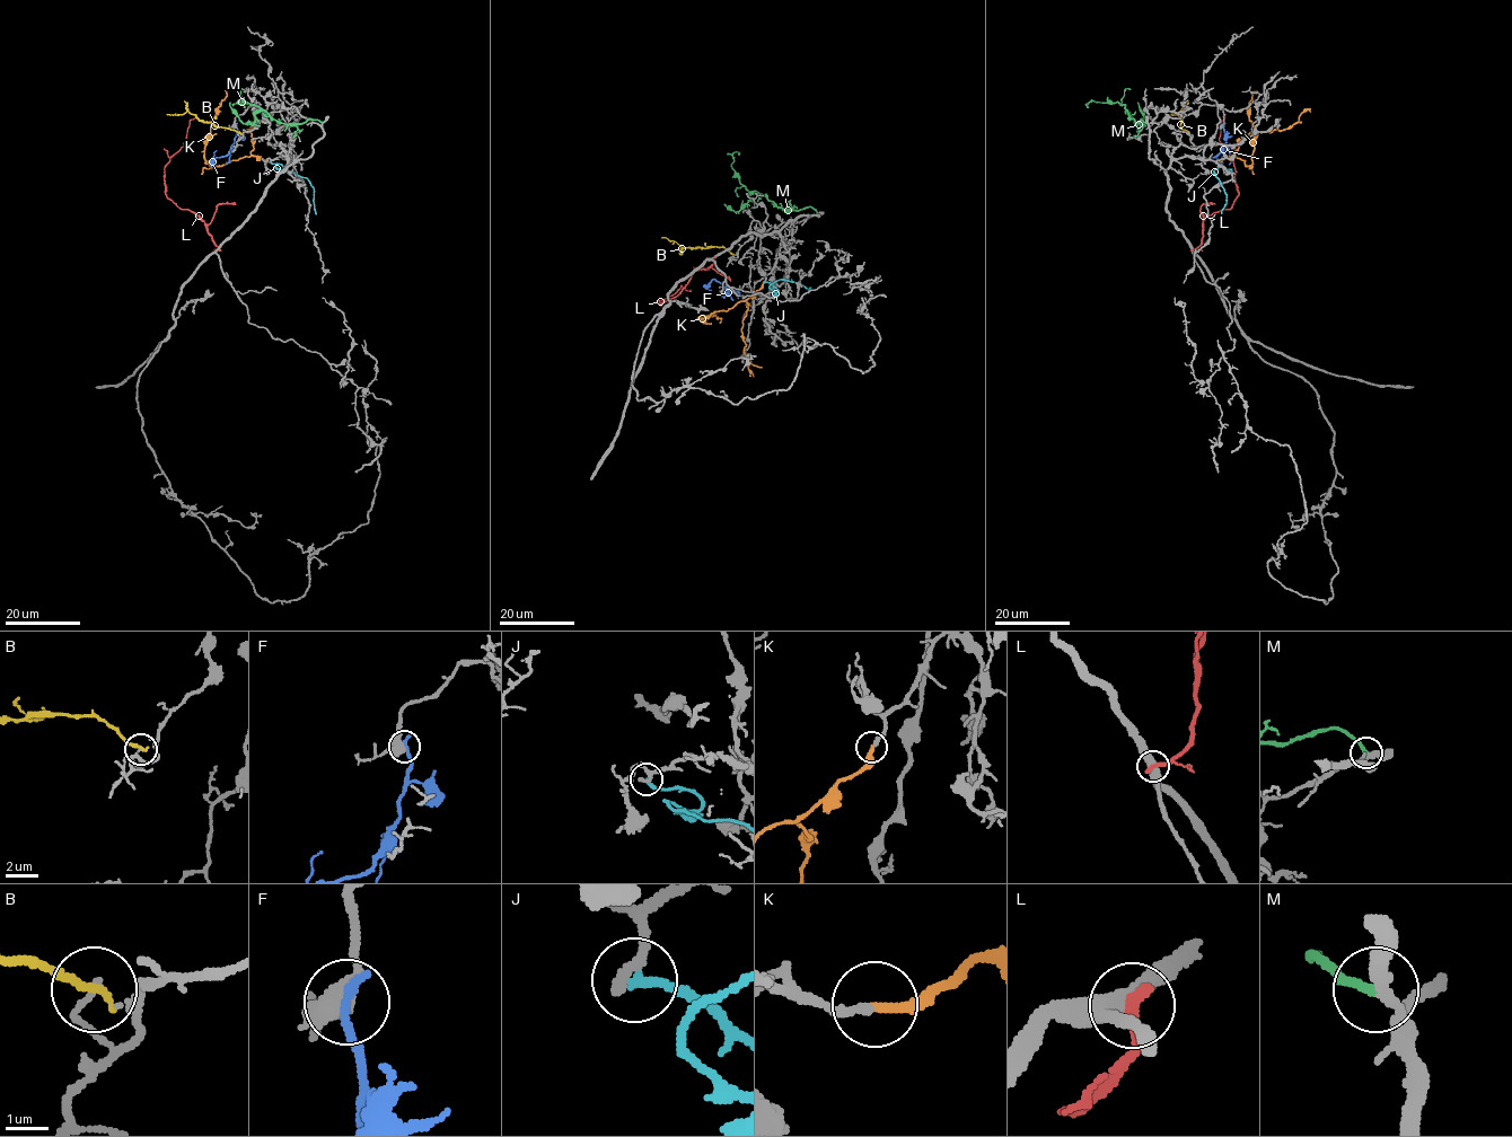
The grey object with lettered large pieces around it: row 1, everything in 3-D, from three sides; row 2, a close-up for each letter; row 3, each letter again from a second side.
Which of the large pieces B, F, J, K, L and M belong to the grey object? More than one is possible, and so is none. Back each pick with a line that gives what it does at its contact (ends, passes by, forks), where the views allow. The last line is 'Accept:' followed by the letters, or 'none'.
K: It ends there
M: It ends there
Accept: K, M

